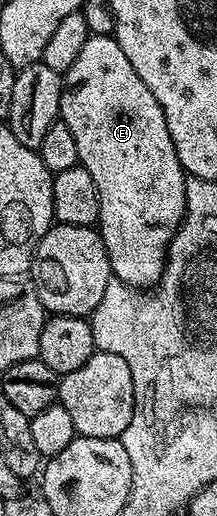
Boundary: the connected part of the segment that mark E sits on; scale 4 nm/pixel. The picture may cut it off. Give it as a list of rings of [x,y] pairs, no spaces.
[[[91,35],[76,62],[64,73],[58,111],[68,130],[72,130],[72,138],[76,138],[79,165],[88,170],[92,182],[96,182],[100,198],[96,230],[102,235],[113,279],[131,288],[149,289],[149,284],[163,279],[166,254],[186,214],[188,173],[182,169],[180,158],[176,158],[176,146],[172,146],[160,102],[156,102],[152,90],[140,82],[140,74],[132,70],[132,62],[128,62],[113,35]]]

